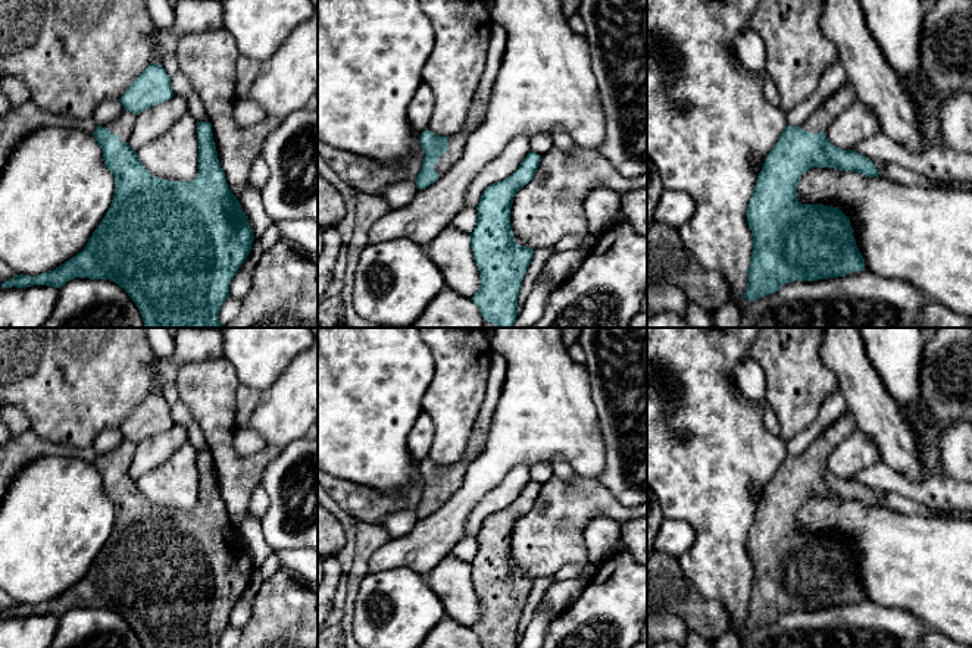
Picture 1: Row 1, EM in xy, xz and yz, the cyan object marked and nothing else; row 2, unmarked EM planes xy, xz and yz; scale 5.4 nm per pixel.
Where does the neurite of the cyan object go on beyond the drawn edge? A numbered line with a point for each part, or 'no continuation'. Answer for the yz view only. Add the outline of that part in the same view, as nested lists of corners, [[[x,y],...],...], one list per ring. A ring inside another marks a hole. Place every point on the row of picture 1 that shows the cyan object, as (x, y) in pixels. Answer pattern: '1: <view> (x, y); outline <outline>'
1: yz (844, 96); outline [[[850,81],[840,87],[831,97],[828,97],[815,113],[800,128],[804,132],[818,134],[825,132],[834,119],[857,100],[856,90]]]

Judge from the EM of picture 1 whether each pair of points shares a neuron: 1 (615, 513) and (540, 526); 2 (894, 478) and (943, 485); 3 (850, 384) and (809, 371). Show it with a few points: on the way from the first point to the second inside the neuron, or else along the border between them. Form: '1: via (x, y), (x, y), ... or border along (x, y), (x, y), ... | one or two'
1: via (596, 507), (568, 507), (559, 516) | one
2: via (906, 488), (931, 488) | one
3: border along (821, 348), (821, 360), (833, 372), (838, 387) | two

